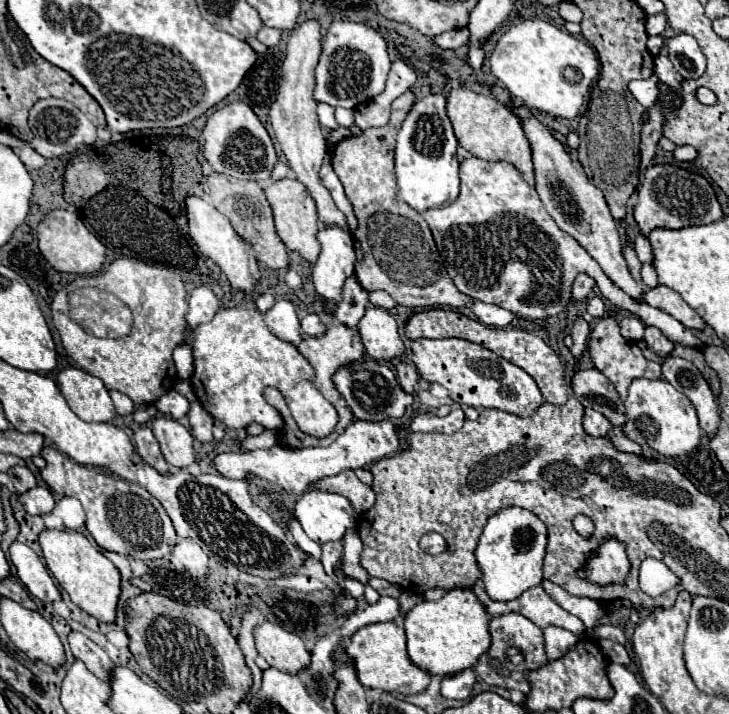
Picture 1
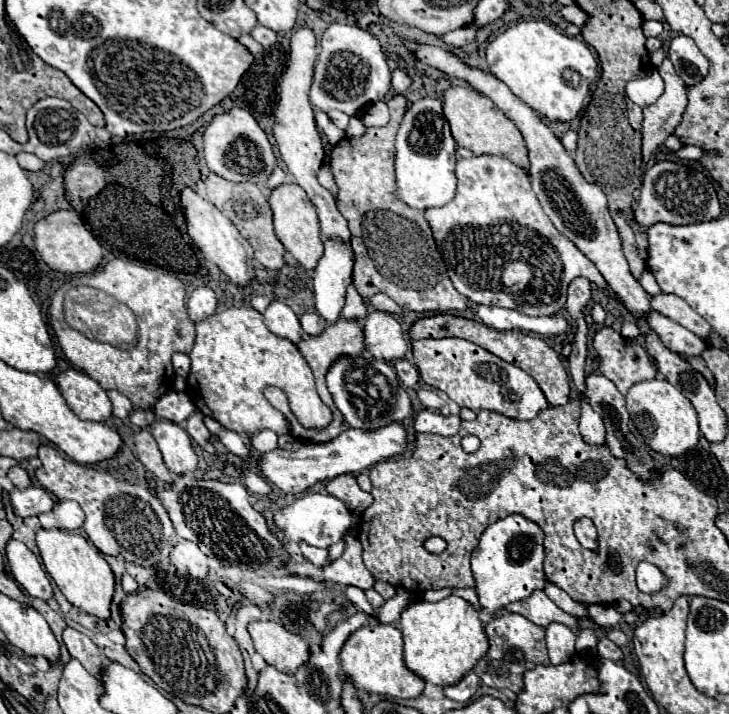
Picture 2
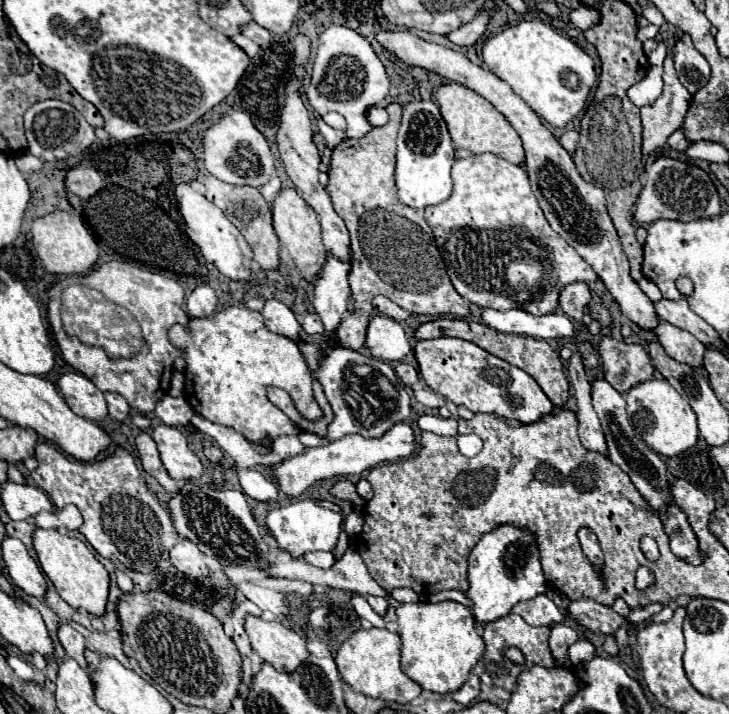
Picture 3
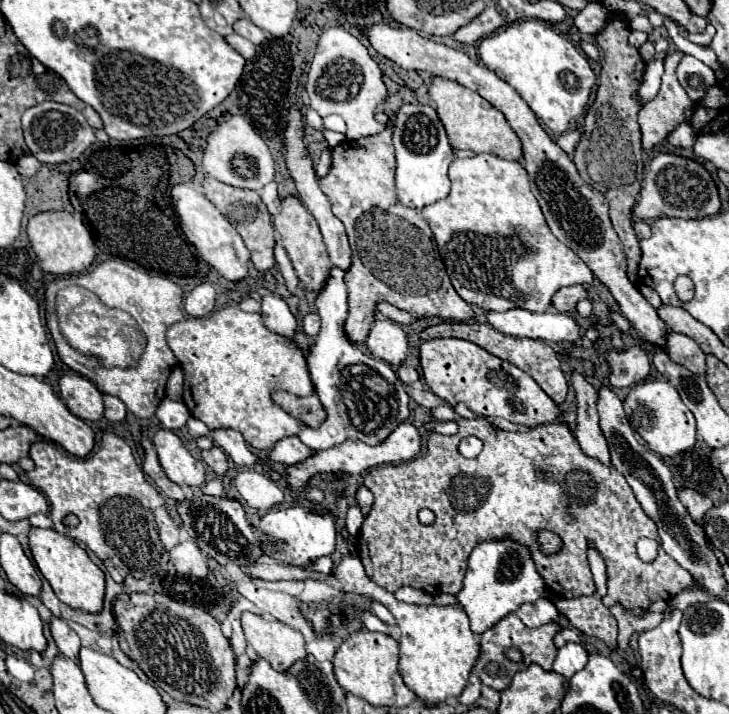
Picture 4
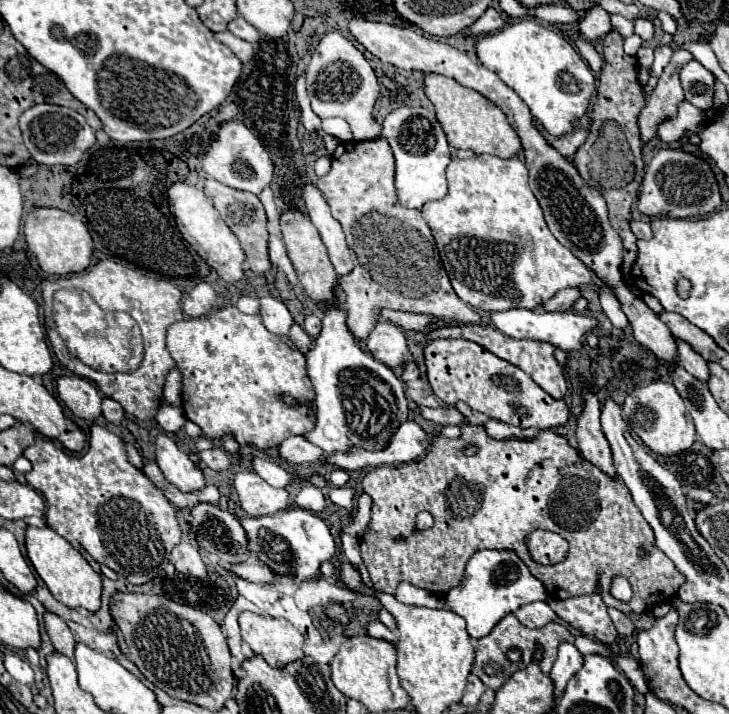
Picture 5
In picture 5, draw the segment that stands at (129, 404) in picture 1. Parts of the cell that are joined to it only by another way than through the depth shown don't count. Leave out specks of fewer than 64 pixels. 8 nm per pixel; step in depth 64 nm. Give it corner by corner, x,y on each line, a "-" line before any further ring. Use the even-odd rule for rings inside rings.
104,398
104,400
102,400
102,414
104,414
104,418
106,418
108,422
120,424
122,418
124,418
124,408
122,408
116,400

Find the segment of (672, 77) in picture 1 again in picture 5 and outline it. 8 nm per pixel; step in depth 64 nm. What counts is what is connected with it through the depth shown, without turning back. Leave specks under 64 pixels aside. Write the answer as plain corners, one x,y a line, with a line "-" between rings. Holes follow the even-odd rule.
676,50
660,76
656,90
650,96
646,96
646,106
638,116
642,142
650,142
656,138
656,124
660,124
660,120
676,116
678,105
685,100
678,72
690,58
692,58
690,52

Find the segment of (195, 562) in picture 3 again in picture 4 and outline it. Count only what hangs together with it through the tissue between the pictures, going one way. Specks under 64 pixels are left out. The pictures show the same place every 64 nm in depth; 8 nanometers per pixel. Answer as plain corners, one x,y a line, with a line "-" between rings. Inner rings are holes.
180,542
170,550
170,562
182,576
194,576
194,578
206,578
208,566
206,566
206,554
192,542

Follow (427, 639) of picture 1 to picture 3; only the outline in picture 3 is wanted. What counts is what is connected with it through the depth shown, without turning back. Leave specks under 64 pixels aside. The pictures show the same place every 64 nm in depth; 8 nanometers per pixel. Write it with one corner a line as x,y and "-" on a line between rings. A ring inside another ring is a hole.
444,600
438,604
432,604
432,602
414,602
414,604
402,604
402,606
398,604
396,616
400,626
398,634
402,638
402,670
424,690
432,690
440,694
458,690
468,680
472,666
480,660
480,656
484,656
484,640
478,634
476,620
472,620
472,610
460,602

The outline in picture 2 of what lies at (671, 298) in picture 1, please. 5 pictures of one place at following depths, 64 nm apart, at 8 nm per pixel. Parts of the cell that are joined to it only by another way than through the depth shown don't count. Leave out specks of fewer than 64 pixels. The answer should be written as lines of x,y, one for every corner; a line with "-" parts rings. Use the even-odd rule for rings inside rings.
660,292
660,296
650,298
650,306
652,306
652,310
672,318
674,322
682,324
684,328
688,328
690,332
694,332
700,338
706,338
712,330
710,324
700,314
696,314
680,296

